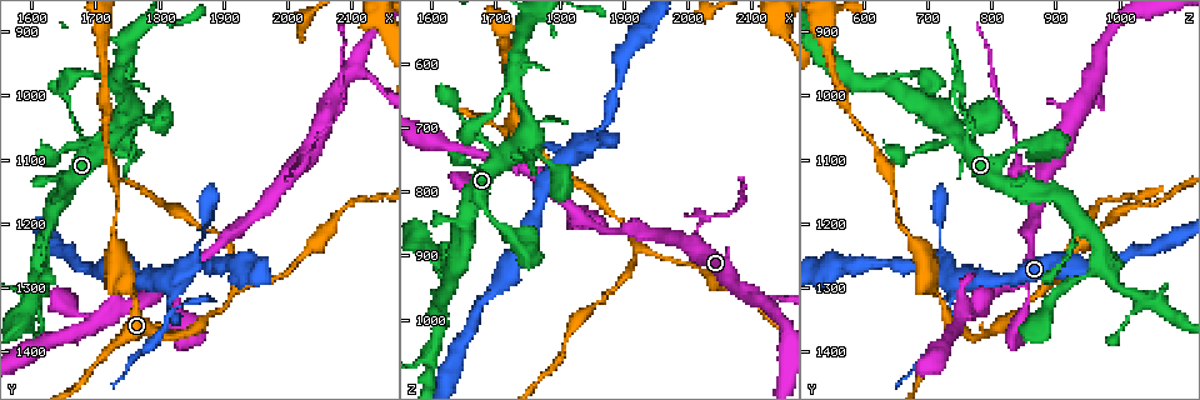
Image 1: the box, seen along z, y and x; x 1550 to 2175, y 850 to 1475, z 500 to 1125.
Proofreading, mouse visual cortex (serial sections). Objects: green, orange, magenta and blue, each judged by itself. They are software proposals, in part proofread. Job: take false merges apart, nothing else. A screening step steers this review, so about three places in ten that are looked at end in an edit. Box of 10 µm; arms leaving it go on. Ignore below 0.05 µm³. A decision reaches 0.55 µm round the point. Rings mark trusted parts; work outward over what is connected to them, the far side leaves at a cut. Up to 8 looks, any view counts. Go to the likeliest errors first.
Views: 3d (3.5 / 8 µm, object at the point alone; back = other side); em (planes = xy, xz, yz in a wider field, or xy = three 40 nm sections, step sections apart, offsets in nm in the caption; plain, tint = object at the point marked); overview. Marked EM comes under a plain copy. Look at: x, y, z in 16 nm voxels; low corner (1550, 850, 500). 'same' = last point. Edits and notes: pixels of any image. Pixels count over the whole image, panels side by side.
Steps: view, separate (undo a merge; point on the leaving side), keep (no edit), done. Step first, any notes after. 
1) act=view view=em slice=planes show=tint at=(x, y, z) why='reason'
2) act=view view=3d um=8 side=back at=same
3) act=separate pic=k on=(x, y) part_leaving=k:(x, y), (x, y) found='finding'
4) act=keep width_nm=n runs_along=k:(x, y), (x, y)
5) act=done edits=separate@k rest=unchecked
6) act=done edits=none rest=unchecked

act=view view=3d um=3.5 at=(1815, 1315, 740) why='small branch off a trunk'

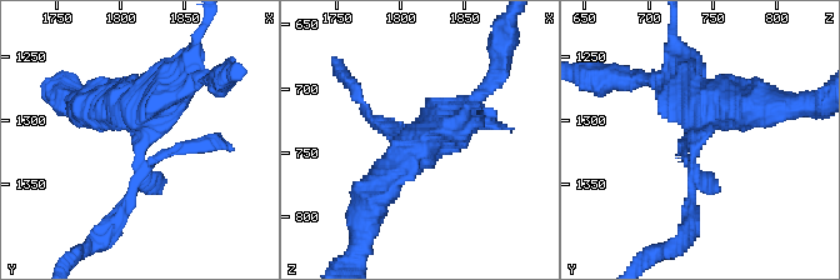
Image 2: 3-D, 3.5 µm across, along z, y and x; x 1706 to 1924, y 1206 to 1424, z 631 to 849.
act=view view=em slice=xy step=3 show=tint at=(1818, 1316, 740)

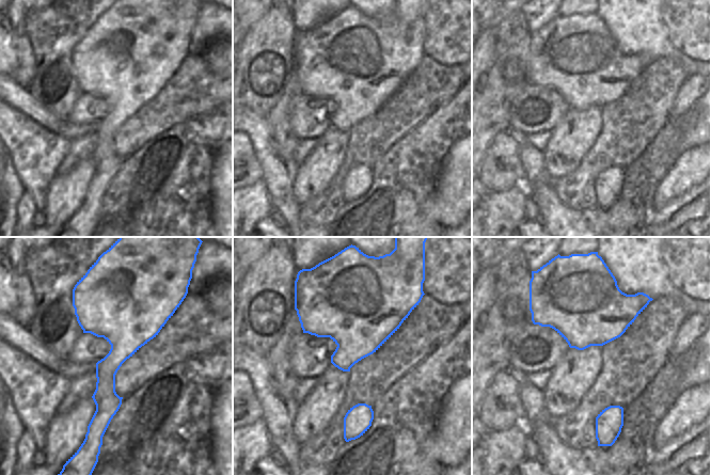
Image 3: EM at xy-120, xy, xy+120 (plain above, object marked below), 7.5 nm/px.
act=separate pic=2 on=(118, 224) border=3:(96, 409), (115, 413) found='two cells meet here'

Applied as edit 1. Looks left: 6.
act=view view=em slice=planes show=tint at=(1915, 1300, 875) why='three-way junction'

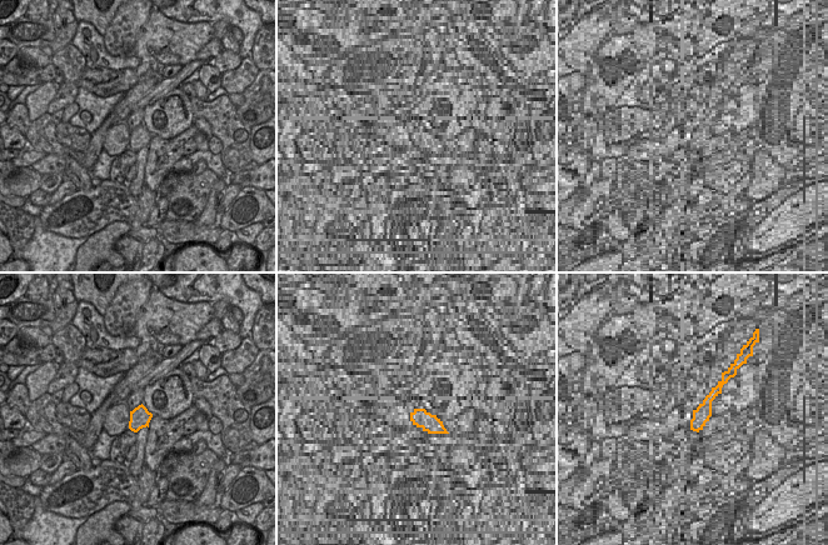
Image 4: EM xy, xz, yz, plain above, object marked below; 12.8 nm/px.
act=view view=3d um=3.5 at=same

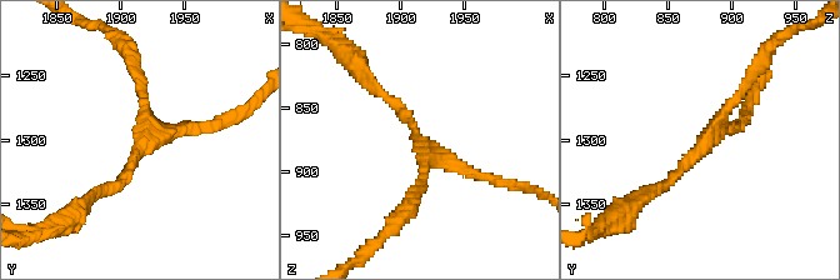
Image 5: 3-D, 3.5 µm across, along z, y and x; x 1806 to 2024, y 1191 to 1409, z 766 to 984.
act=keep arms=3 arm_widths_nm=150,150,150 runs_along=5:(380, 93), (434, 154), (495, 180) found='all the same cell'

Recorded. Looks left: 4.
act=view view=3d um=3.5 side=back at=(2005, 1115, 885)

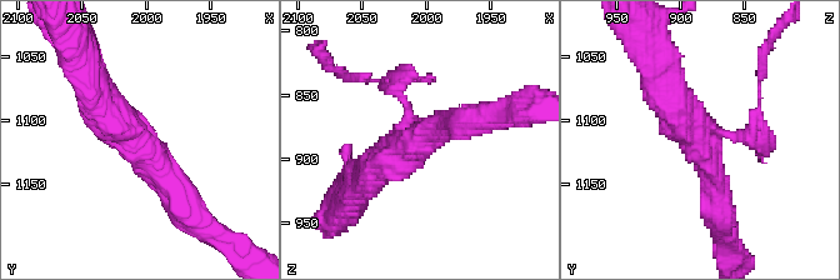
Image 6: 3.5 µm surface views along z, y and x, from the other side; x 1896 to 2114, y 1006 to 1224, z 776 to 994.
act=view view=em slice=xy step=3 show=tint at=(2008, 1116, 886) arms=3 arm_widths_nm=200,350,500 why='now the EM'

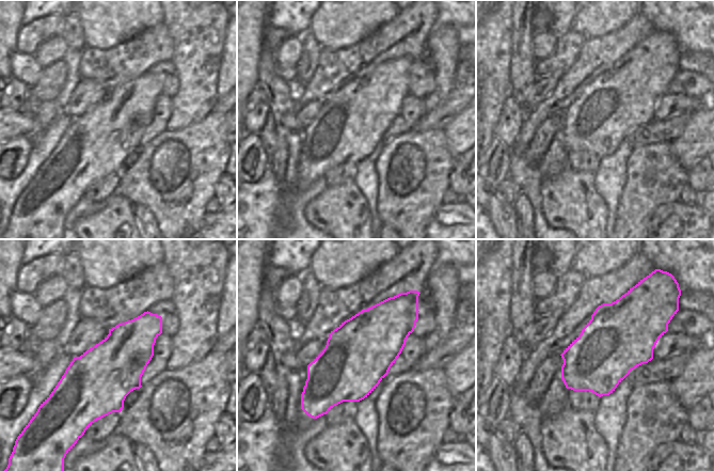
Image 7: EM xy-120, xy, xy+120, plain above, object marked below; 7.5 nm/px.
act=separate pic=6 on=(366, 78) found='a second cell is stuck on'

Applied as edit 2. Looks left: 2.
act=done edits=separate@2,separate@6 rest=unchecked

